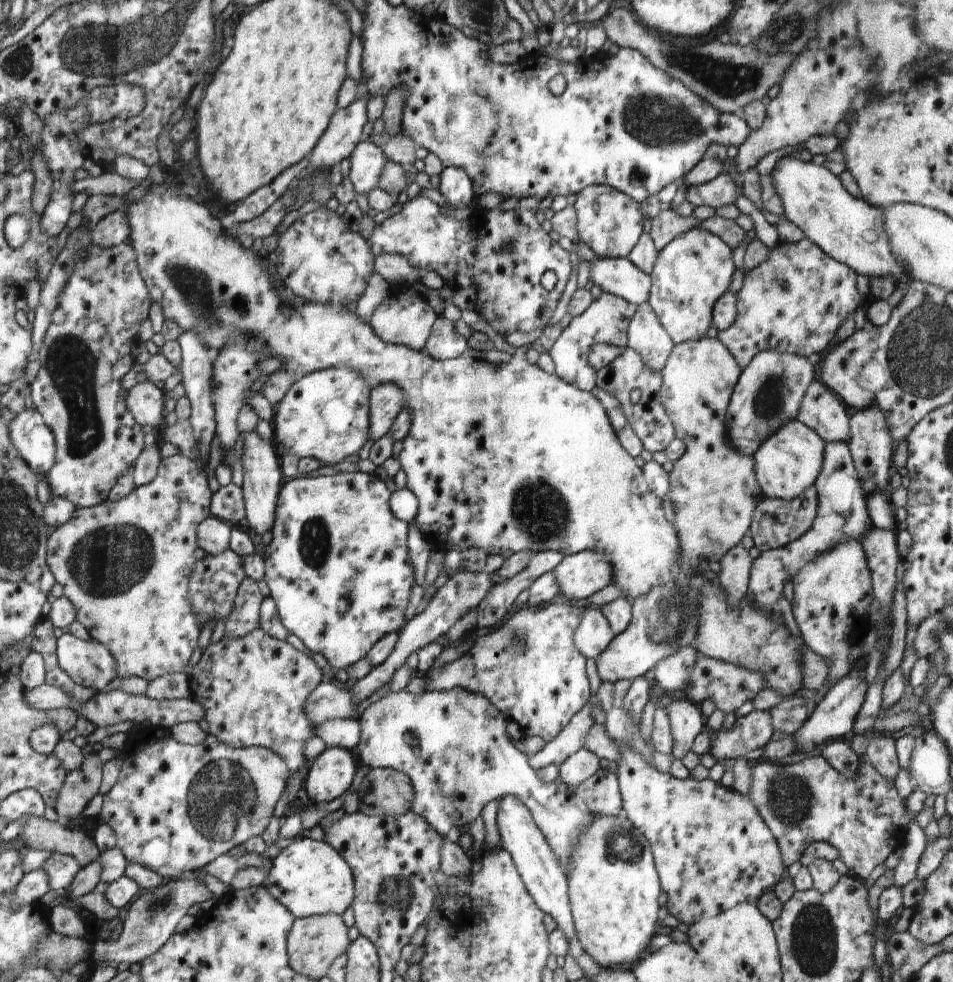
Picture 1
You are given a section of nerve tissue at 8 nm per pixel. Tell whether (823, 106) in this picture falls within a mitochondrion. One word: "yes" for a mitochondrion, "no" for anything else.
no

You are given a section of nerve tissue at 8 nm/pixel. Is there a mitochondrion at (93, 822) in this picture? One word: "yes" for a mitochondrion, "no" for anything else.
no

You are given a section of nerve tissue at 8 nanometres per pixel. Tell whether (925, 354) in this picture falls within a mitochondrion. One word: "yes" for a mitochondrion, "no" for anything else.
yes

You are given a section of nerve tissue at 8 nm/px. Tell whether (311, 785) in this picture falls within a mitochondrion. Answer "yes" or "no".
no

